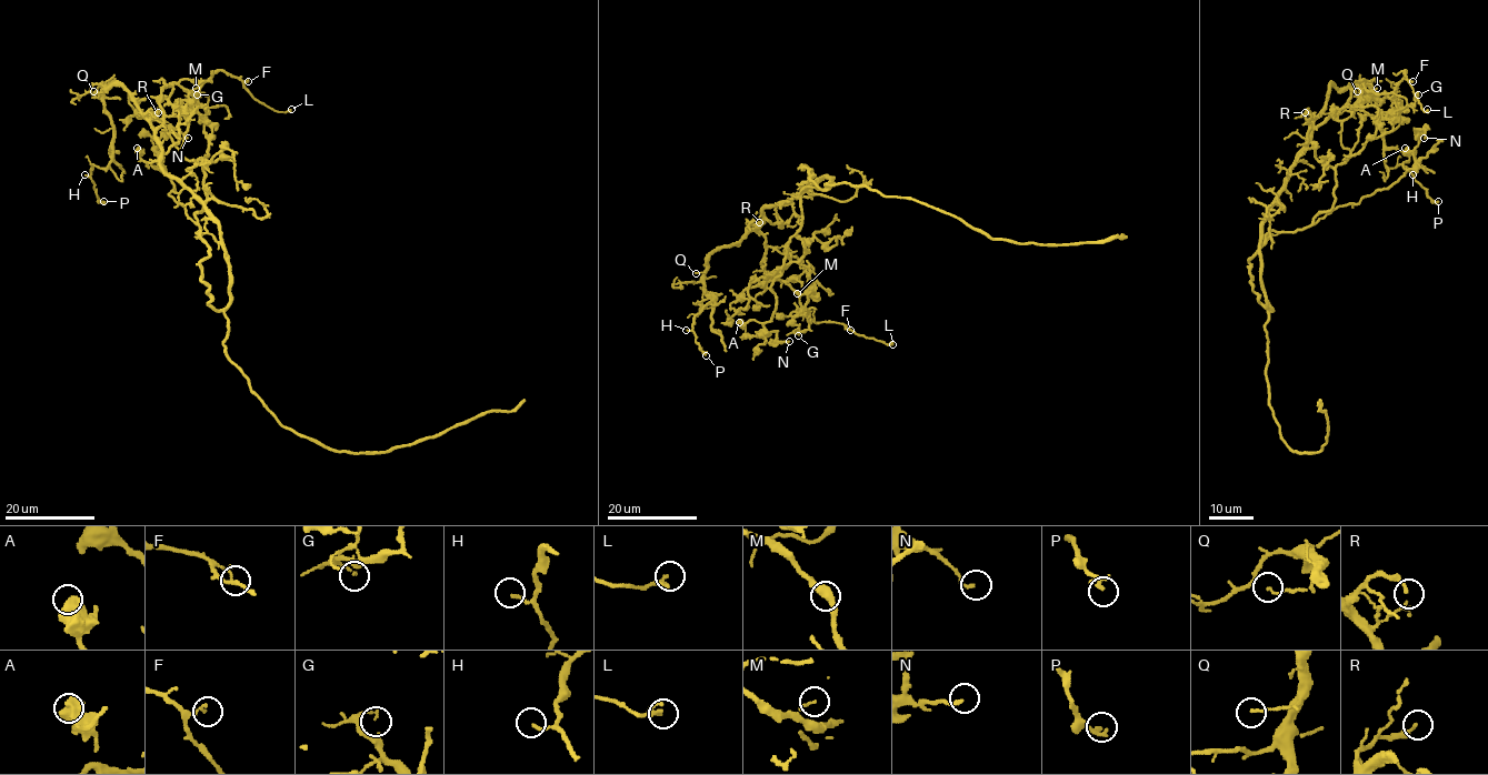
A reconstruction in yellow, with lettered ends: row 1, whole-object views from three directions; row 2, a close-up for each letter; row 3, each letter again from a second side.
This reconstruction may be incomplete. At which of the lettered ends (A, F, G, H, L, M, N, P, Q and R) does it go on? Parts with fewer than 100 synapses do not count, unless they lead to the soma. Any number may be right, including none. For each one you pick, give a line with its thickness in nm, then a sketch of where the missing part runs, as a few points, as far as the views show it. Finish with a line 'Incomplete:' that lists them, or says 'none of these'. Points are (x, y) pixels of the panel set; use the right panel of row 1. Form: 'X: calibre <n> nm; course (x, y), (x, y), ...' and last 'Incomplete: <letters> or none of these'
Incomplete: none of these

